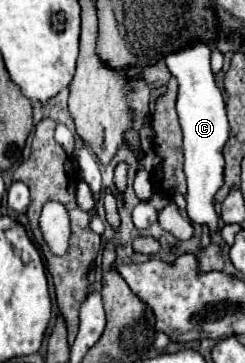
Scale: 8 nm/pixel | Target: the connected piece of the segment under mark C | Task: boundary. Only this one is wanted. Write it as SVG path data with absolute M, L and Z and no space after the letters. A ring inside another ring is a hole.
M193 42L185 50L175 50L165 58L167 68L179 82L177 114L183 128L185 150L185 176L187 176L187 216L195 224L207 224L209 230L217 230L219 216L213 210L213 194L223 186L223 146L229 138L229 122L223 102L223 92L215 82L211 70L211 48L205 42Z

